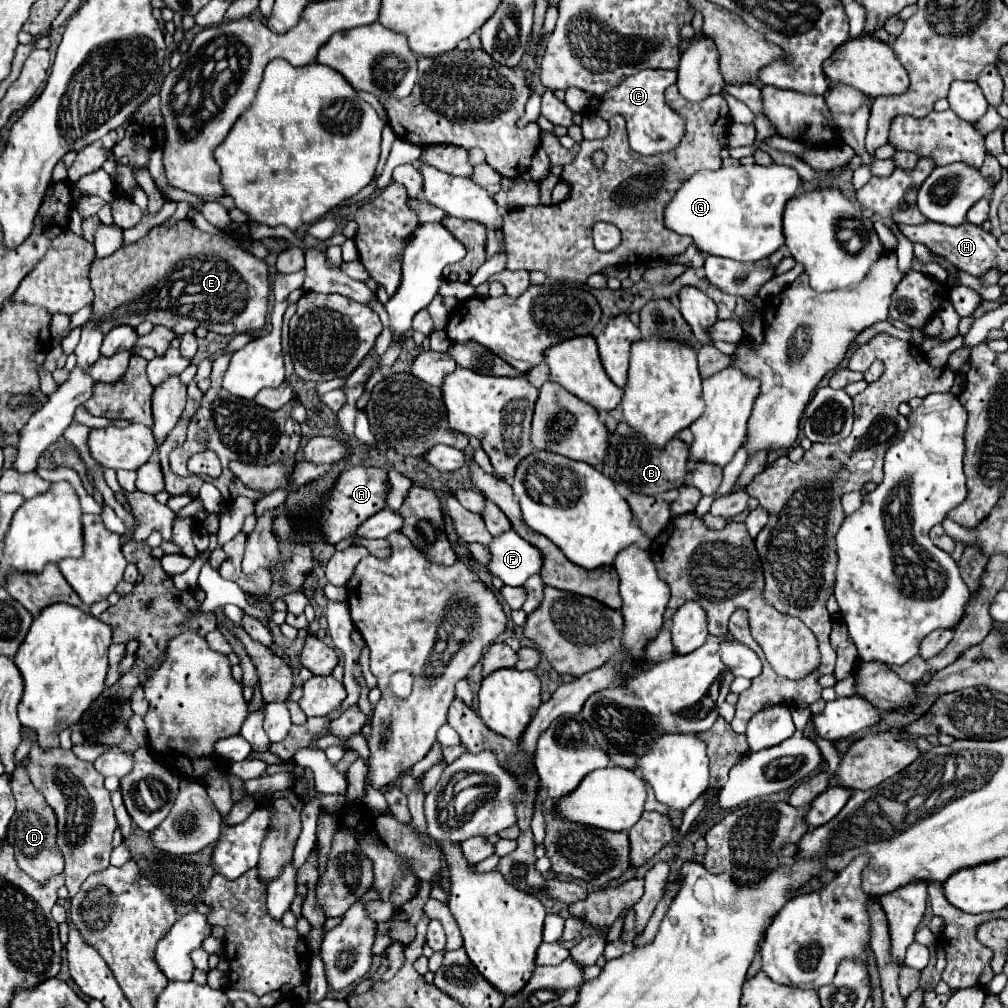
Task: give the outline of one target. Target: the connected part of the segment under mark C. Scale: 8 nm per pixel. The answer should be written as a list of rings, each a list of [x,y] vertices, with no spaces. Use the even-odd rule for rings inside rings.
[[[647,68],[627,76],[617,88],[611,92],[605,92],[603,96],[589,96],[587,110],[601,116],[603,120],[609,120],[613,116],[623,116],[627,122],[627,134],[629,144],[639,154],[663,154],[671,152],[685,134],[685,122],[683,118],[671,110],[671,106],[665,102],[665,90],[677,82],[677,70],[652,70]]]

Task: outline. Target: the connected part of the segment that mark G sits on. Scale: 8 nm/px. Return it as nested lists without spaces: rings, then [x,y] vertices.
[[[731,164],[731,166],[721,166],[719,170],[699,170],[695,172],[685,184],[679,188],[679,192],[669,200],[665,206],[665,228],[693,238],[693,244],[697,250],[703,254],[713,254],[713,256],[723,256],[739,262],[757,262],[767,256],[771,256],[775,250],[779,250],[785,244],[783,238],[783,210],[785,202],[793,198],[801,188],[801,178],[799,174],[789,168],[789,166],[779,166],[779,164],[769,164],[769,166],[743,166],[743,164]]]

